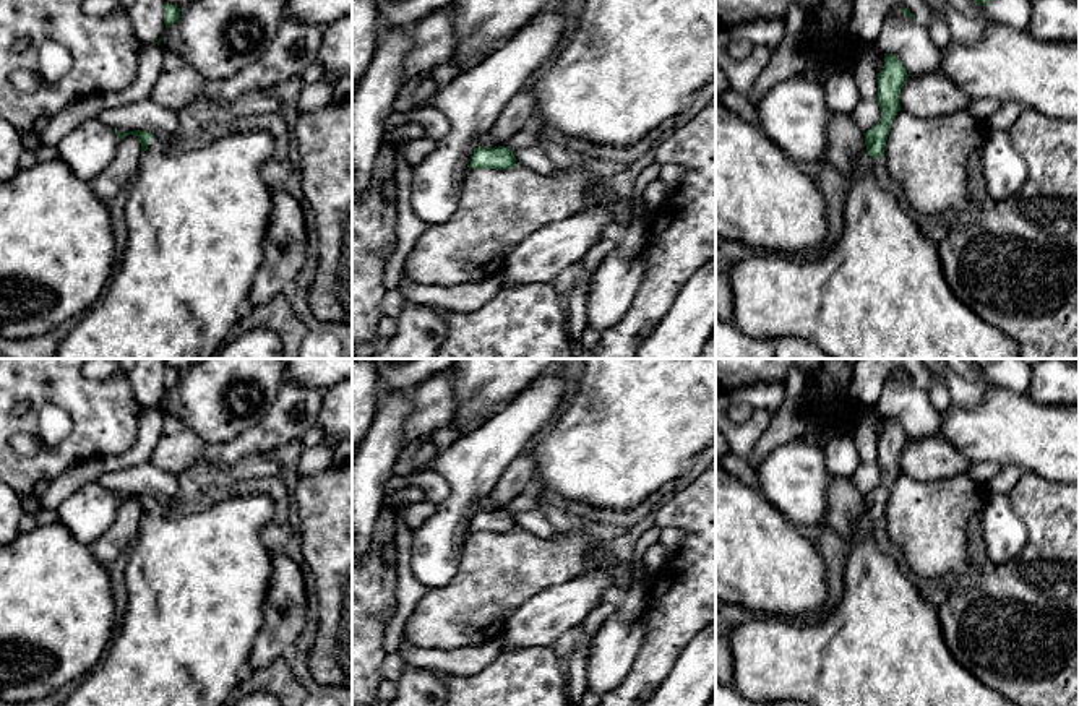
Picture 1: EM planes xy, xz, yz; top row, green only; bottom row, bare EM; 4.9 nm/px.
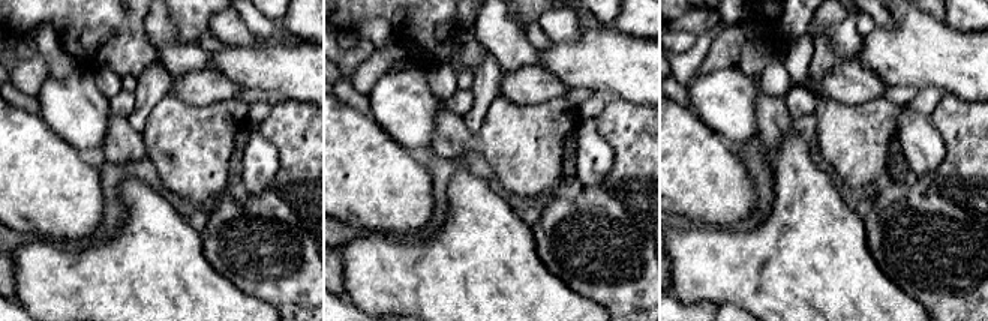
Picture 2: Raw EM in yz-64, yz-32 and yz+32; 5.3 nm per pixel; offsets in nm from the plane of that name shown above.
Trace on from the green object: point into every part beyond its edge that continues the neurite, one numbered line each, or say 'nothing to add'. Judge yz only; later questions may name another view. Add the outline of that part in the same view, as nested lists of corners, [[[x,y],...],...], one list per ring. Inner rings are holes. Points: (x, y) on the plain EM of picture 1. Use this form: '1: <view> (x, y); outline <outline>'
1: yz (883, 645); outline [[[866,516],[845,537],[849,557],[844,596],[829,613],[805,620],[751,615],[725,633],[733,656],[732,687],[753,701],[806,706],[1016,706],[978,682],[952,657],[938,609],[904,576],[897,562],[879,550],[875,532],[876,523]]]

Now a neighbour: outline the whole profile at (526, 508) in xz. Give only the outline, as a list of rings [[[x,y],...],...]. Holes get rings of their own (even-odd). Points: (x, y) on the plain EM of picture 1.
[[[532,490],[516,497],[511,503],[505,505],[503,508],[497,508],[492,503],[490,497],[487,497],[479,503],[479,510],[482,511],[506,510],[514,516],[516,529],[526,531],[540,539],[550,539],[555,536],[555,531],[548,524],[540,508],[537,493]]]

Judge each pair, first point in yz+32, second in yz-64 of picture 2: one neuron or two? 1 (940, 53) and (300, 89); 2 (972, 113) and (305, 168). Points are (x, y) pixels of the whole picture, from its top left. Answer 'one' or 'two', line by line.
1: one
2: one

